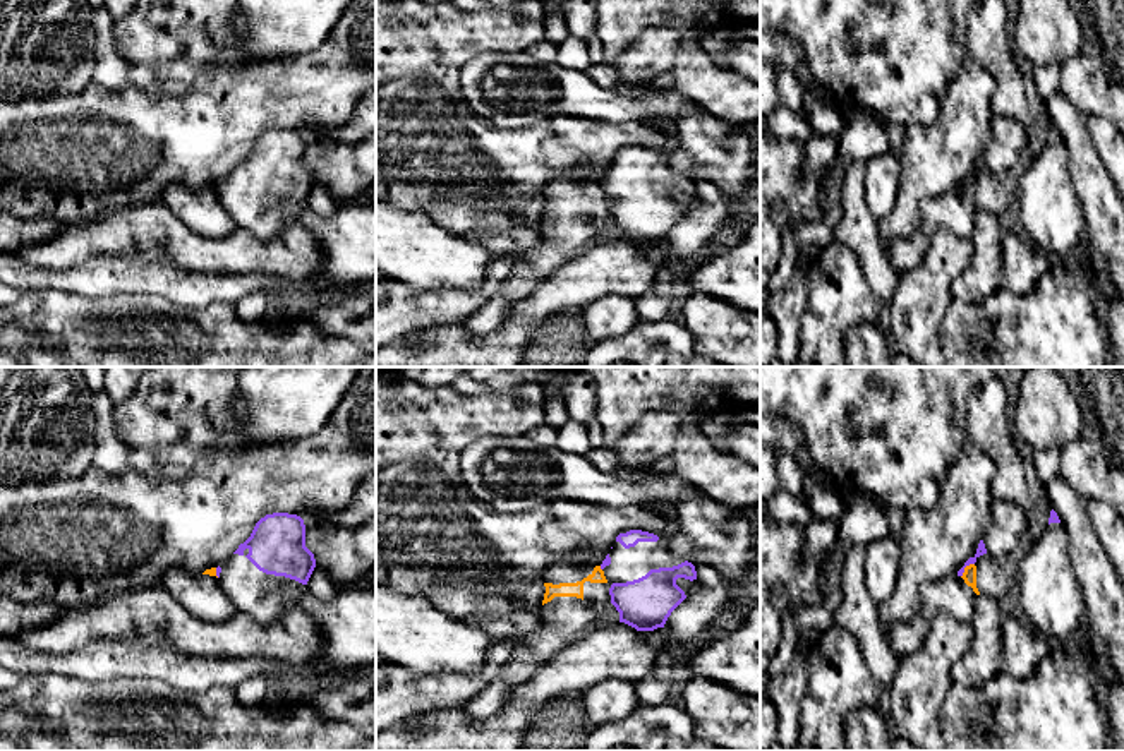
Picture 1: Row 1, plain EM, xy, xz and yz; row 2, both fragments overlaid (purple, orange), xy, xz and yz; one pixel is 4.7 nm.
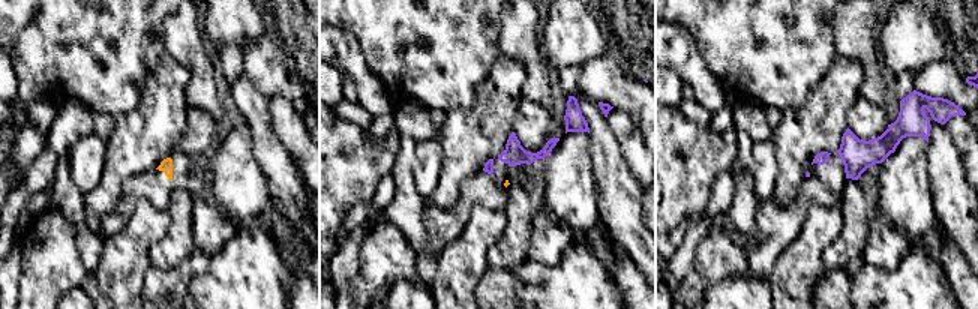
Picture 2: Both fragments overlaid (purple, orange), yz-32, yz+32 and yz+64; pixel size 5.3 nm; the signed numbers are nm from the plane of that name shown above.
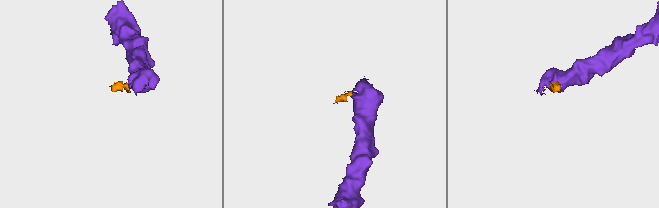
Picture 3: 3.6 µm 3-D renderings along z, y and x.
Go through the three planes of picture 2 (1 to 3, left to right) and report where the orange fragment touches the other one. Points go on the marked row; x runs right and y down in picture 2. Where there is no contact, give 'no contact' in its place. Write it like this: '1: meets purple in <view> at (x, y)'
1: no contact
2: no contact
3: no contact

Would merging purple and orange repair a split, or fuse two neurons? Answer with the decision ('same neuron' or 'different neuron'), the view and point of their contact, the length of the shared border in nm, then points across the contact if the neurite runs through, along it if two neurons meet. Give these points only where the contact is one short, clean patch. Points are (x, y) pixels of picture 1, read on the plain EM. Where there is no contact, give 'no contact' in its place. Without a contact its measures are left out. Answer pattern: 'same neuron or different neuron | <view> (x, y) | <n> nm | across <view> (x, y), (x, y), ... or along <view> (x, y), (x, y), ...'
different neuron | yz (965, 182) | 90 nm | along yz (973, 179), (965, 184), (961, 192)

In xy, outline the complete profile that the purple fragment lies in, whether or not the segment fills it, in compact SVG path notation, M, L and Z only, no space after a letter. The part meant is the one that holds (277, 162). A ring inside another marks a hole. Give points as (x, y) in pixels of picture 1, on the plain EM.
M273 129L256 139L251 153L216 183L216 192L239 228L268 240L299 219L314 183L304 135Z

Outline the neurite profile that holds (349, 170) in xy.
M307 132L304 141L305 163L314 170L316 183L323 183L338 204L364 201L376 187L376 135L355 144L343 144L326 141L317 132Z

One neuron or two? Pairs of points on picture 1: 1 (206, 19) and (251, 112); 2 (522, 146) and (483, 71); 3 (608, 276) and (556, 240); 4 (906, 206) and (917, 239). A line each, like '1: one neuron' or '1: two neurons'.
1: two neurons
2: two neurons
3: two neurons
4: two neurons

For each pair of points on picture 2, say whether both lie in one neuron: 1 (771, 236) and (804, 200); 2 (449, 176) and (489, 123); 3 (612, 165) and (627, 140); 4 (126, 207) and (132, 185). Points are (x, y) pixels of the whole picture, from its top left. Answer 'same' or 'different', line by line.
1: same
2: same
3: different
4: same

